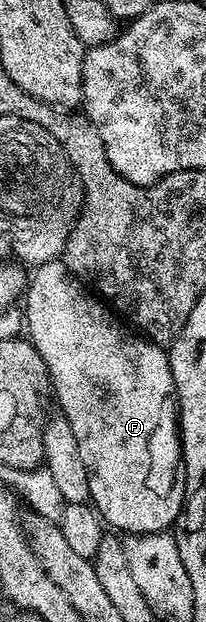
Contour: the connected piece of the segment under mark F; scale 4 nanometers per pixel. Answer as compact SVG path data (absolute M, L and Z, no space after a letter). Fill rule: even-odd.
M54 260L44 262L42 266L36 267L28 275L27 289L23 295L23 322L29 331L27 337L33 343L33 347L43 356L43 364L49 370L49 381L51 383L51 394L58 402L60 413L71 424L71 432L75 432L75 440L79 444L79 456L85 465L85 471L89 477L89 502L94 510L101 515L101 521L106 527L114 526L117 530L125 530L126 535L150 534L160 530L169 530L176 523L181 514L181 508L185 505L187 497L186 487L177 483L179 478L179 467L182 465L181 440L179 437L179 411L175 405L175 394L173 388L173 377L169 371L169 355L166 347L156 346L148 338L137 332L130 332L86 287L81 279L74 276L64 264L64 261Z

